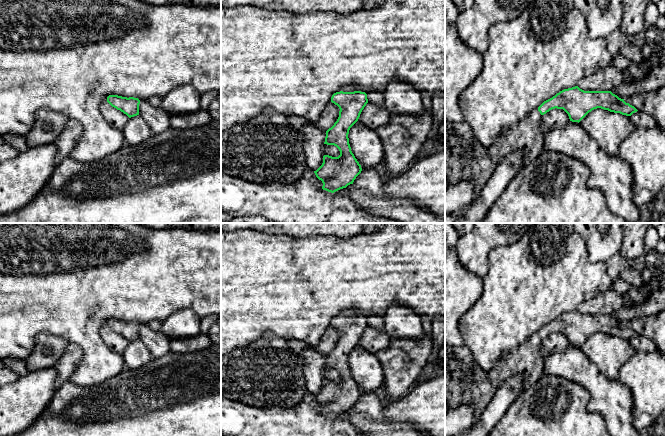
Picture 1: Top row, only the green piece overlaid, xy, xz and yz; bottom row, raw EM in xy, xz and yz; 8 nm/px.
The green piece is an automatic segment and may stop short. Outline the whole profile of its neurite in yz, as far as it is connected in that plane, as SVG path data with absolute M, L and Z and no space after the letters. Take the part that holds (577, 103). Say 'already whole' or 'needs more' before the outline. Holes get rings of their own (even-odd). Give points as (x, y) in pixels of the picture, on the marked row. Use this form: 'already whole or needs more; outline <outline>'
needs more; outline M575 86L560 91L524 120L504 129L490 147L479 142L465 121L455 123L445 118L445 180L449 185L472 180L473 200L477 200L482 188L506 155L523 150L524 168L543 151L542 116L555 108L563 109L570 121L578 123L597 108L626 116L638 111L611 91L584 91Z

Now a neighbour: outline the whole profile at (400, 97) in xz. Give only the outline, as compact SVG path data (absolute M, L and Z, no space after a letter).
M392 80L386 86L384 97L385 107L390 115L420 115L424 111L421 93L406 82Z

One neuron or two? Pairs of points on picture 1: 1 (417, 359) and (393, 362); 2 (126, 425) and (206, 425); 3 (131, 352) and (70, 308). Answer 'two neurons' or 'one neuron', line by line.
1: one neuron
2: one neuron
3: two neurons

